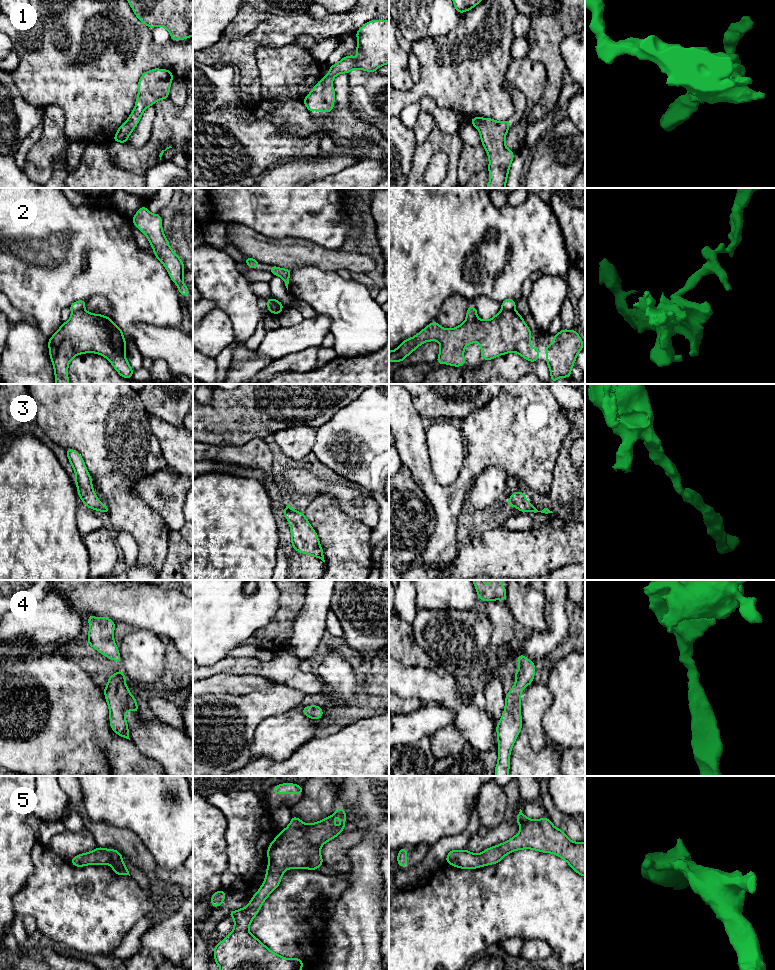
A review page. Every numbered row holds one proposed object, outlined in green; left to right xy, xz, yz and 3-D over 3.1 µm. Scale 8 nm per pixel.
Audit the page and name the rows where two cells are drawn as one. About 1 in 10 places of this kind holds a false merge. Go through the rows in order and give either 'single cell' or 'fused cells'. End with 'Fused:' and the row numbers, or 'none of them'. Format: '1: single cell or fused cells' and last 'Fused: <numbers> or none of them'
1: single cell
2: fused cells
3: single cell
4: single cell
5: single cell
Fused: 2

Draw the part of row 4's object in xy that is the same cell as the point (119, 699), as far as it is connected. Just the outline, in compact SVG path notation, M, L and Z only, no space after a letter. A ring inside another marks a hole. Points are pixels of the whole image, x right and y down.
M122 670L108 678L104 695L109 707L110 727L123 738L129 739L129 730L125 714L128 710L139 712L136 698L125 684L126 678Z

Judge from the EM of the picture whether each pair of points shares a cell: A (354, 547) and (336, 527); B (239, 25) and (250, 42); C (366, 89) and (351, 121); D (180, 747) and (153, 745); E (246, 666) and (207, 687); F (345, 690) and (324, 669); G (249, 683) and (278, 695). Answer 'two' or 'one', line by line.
A: one
B: two
C: two
D: one
E: two
F: one
G: two

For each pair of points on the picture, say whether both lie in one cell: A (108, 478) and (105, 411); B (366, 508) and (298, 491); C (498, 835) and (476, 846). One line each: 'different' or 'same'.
A: same
B: same
C: same

